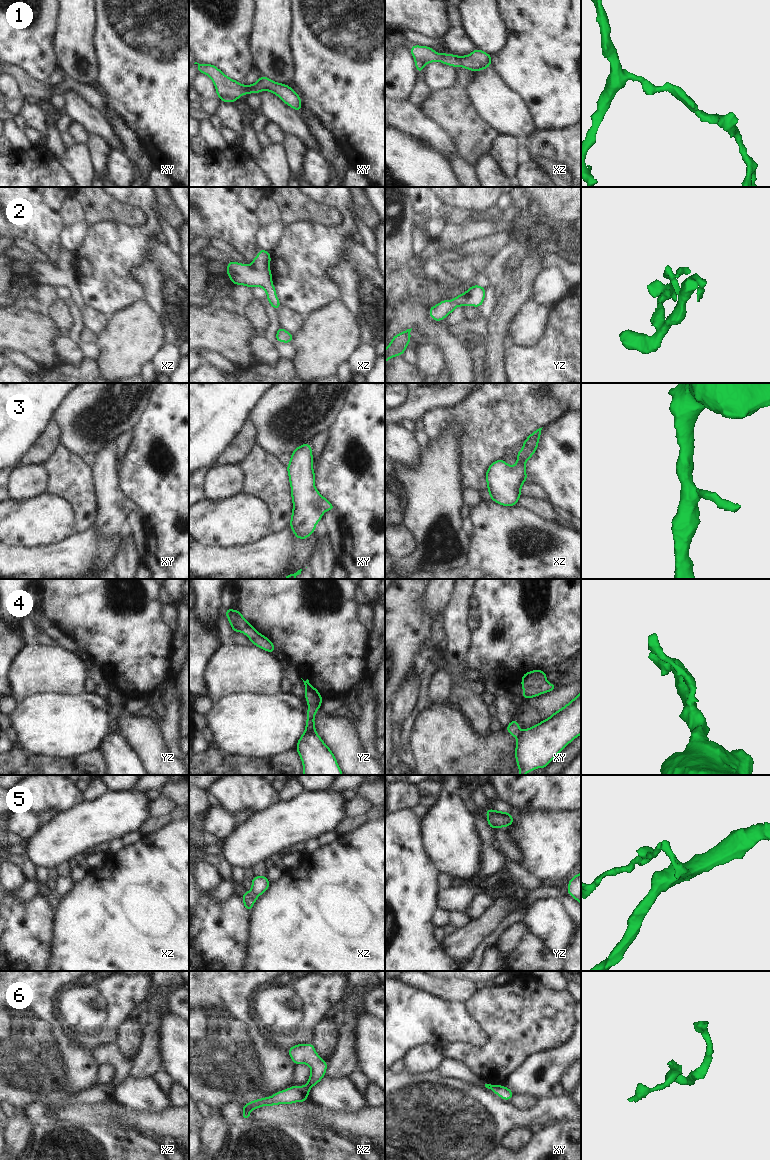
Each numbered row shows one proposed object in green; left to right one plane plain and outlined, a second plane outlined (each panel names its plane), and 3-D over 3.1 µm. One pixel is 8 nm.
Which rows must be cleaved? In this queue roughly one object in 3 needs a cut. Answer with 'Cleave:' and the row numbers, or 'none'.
Cleave: 4

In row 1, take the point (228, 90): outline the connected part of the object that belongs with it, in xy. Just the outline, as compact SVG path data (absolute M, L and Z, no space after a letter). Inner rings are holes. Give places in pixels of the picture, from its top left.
M197 62L194 64L198 65L199 73L204 73L211 78L220 101L236 102L242 94L258 94L260 91L267 90L276 94L285 104L297 112L299 112L302 107L300 96L286 84L280 84L265 76L261 76L256 83L243 86L238 81L227 77L212 64L199 64Z

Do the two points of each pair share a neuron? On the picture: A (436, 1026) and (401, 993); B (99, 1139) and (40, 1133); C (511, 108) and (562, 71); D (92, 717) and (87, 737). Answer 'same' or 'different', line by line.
A: same
B: same
C: different
D: same

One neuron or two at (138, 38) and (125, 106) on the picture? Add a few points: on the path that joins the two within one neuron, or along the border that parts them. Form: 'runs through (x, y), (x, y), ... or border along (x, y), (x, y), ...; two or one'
runs through (138, 55), (138, 89); one

